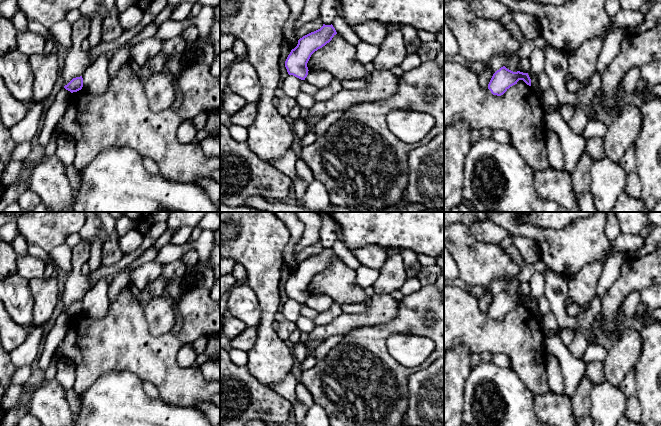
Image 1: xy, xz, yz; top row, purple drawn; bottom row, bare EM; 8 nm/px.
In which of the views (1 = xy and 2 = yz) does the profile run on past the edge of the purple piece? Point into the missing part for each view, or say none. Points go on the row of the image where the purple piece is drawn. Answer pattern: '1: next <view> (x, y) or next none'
1: next none
2: next none

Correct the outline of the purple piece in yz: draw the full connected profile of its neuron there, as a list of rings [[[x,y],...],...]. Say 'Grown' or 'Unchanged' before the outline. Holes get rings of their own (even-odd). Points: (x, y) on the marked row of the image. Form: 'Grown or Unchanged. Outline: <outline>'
Unchanged. Outline: [[[503,66],[493,74],[488,84],[488,89],[493,95],[501,96],[511,86],[517,84],[519,80],[523,80],[527,85],[531,86],[531,79],[528,73],[513,72]]]

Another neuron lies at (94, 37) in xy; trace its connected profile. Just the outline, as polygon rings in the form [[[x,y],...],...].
[[[100,17],[90,19],[90,32],[87,39],[91,48],[95,47],[101,42],[101,28],[102,21]]]

